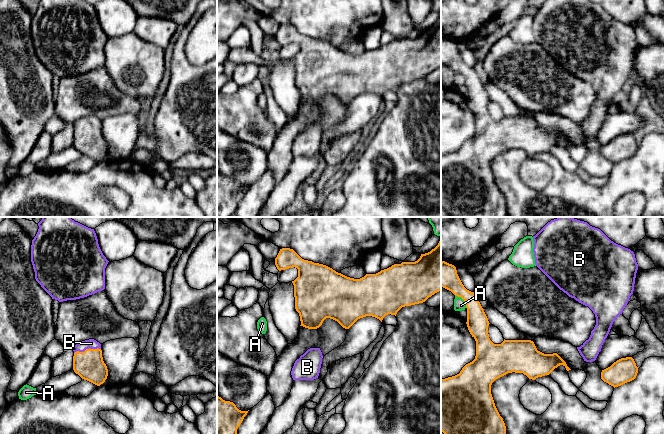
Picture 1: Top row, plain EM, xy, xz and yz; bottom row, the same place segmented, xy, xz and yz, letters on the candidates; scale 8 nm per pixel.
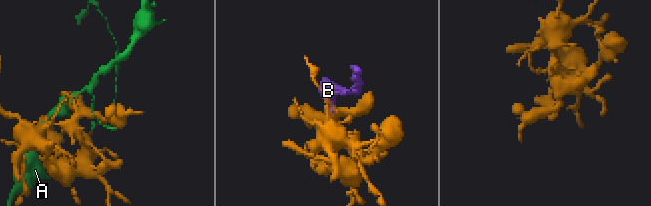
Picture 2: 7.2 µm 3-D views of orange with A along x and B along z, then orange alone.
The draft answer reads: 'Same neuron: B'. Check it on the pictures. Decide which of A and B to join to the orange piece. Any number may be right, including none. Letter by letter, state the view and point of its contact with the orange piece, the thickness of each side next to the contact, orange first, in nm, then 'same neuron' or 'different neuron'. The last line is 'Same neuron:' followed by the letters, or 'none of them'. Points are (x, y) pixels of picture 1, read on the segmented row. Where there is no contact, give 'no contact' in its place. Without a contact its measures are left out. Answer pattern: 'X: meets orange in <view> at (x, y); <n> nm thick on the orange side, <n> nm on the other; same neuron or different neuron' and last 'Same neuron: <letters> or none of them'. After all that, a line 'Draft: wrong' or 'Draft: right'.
A: meets orange in yz at (463, 299); 190 nm thick on the orange side, 100 nm on the other; different neuron
B: meets orange in xy at (87, 349); 240 nm thick on the orange side, 80 nm on the other; same neuron
Same neuron: B
Draft: right

